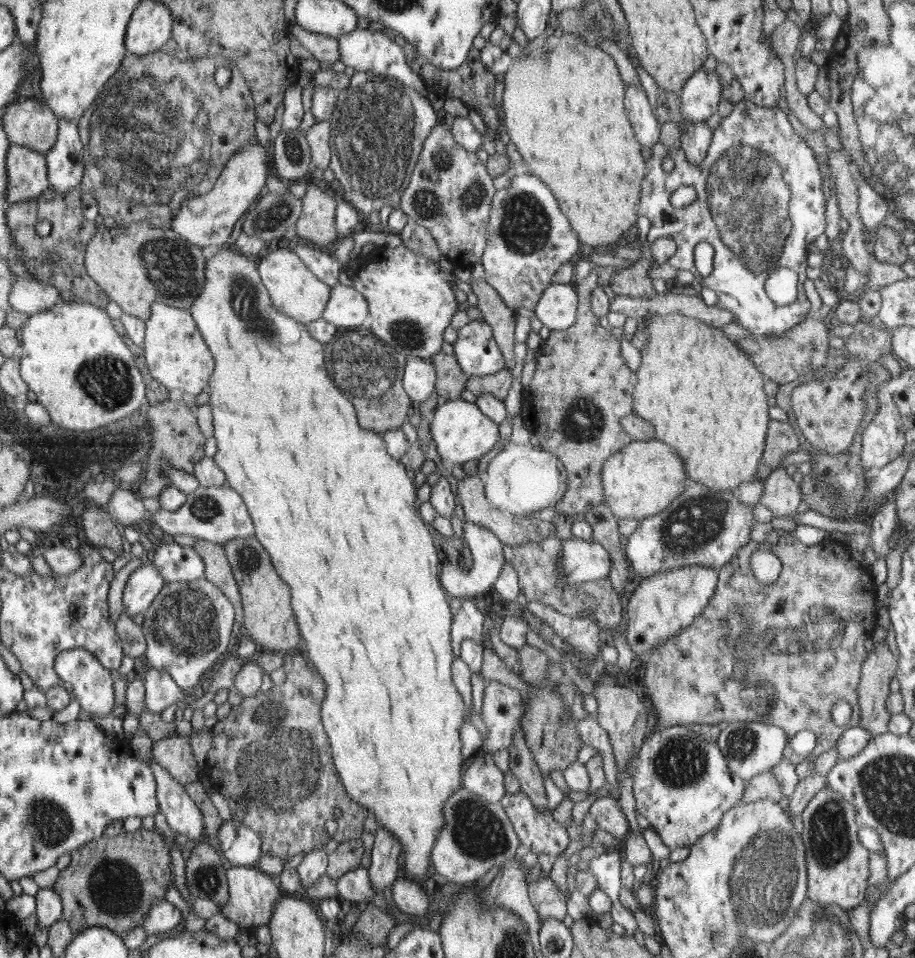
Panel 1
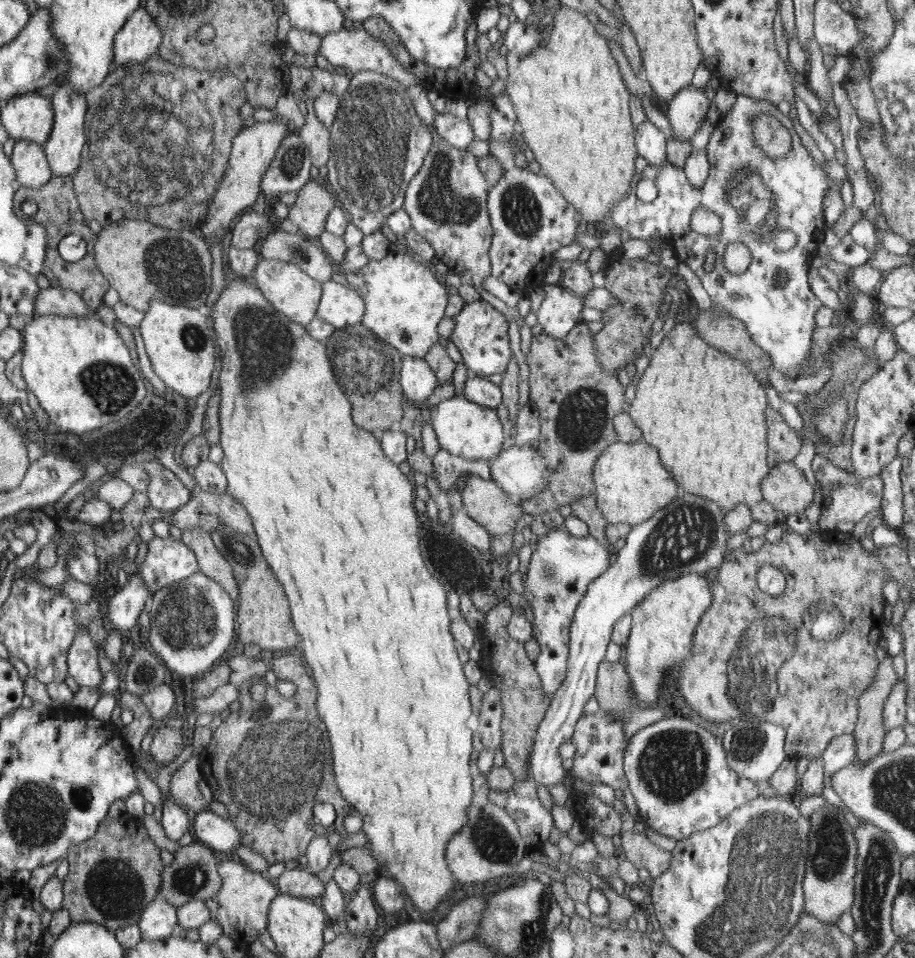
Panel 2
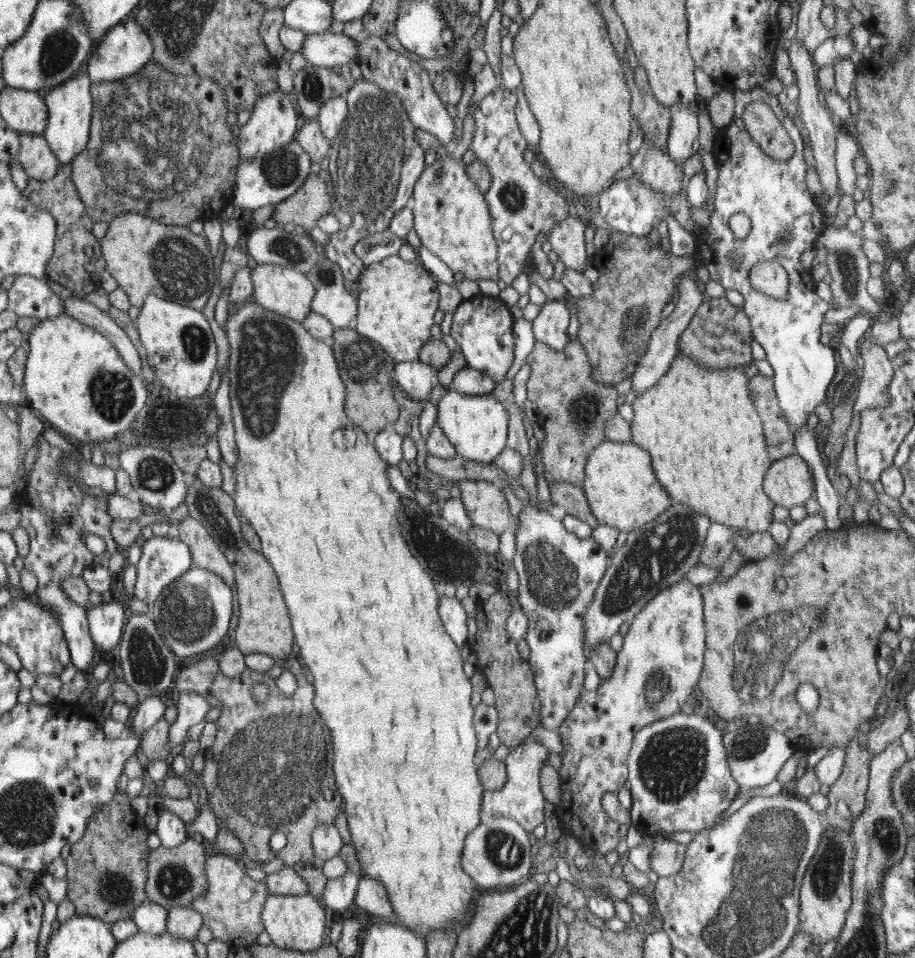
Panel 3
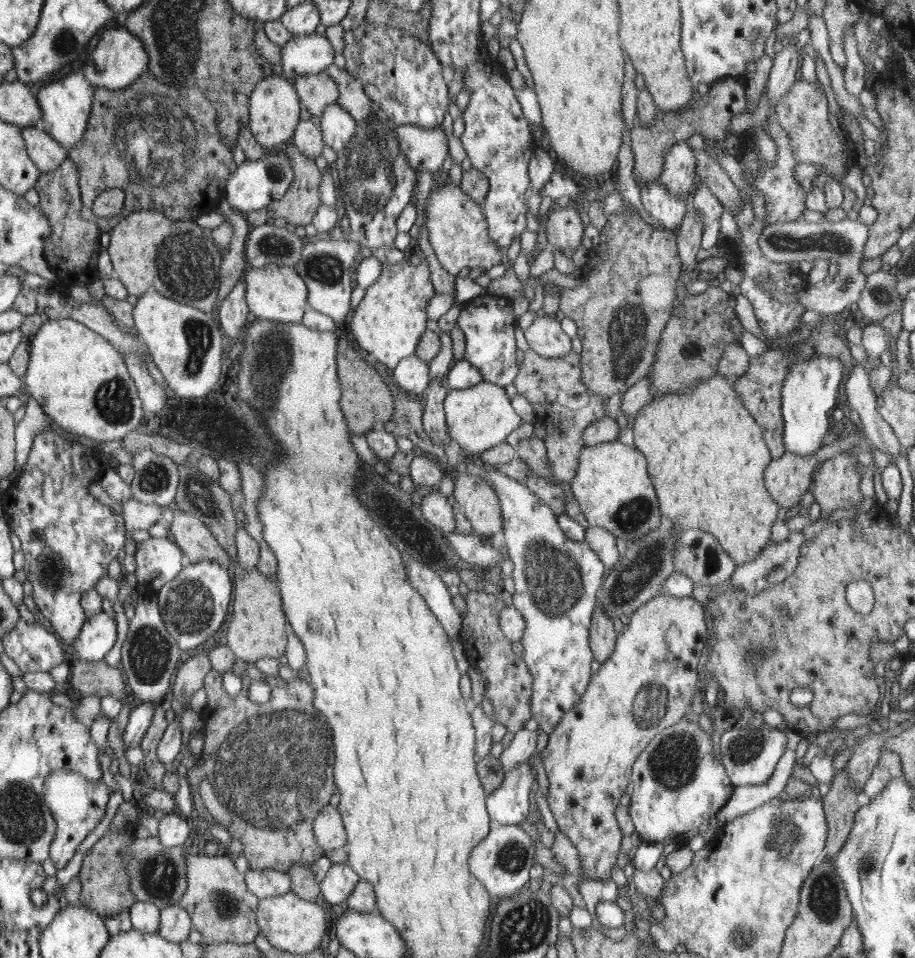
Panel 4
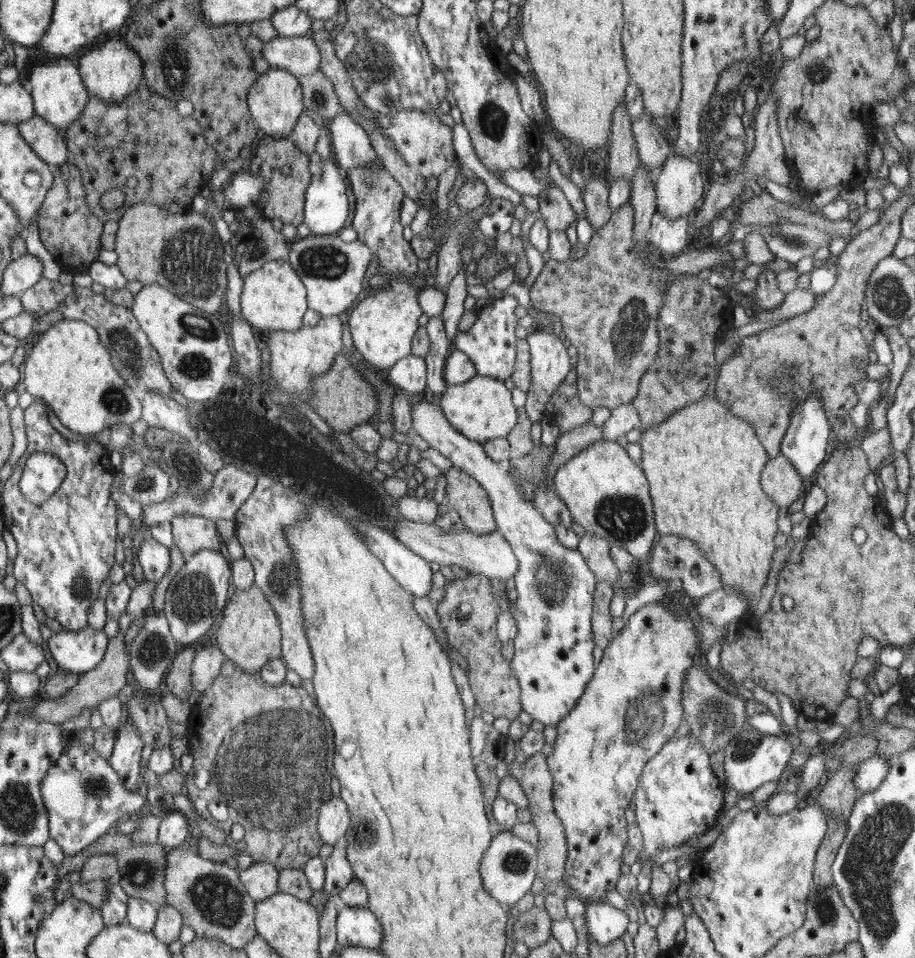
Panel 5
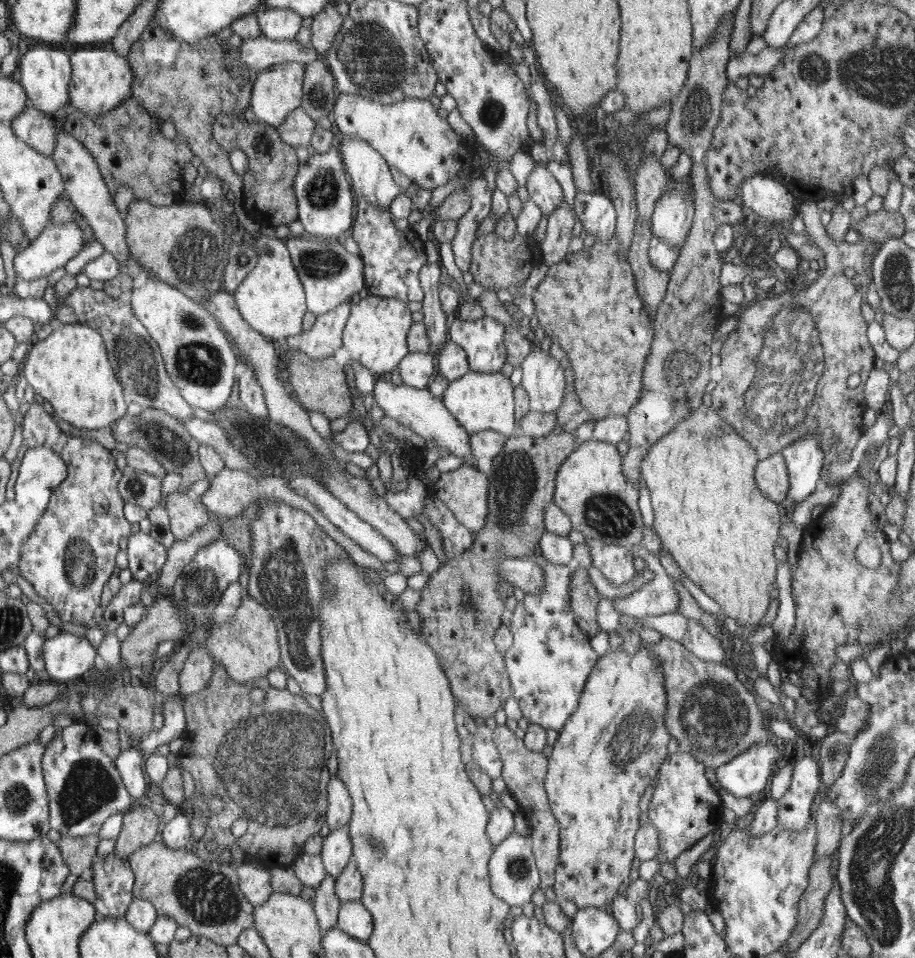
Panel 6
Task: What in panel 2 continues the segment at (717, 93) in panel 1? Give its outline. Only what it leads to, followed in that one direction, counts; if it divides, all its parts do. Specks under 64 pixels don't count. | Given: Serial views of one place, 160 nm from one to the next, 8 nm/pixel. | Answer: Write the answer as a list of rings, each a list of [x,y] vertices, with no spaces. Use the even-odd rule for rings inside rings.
[[[693,83],[682,90],[679,90],[668,101],[667,116],[671,132],[674,137],[680,140],[690,141],[692,136],[696,134],[696,130],[703,125],[706,120],[706,112],[708,112],[708,98],[698,86]]]

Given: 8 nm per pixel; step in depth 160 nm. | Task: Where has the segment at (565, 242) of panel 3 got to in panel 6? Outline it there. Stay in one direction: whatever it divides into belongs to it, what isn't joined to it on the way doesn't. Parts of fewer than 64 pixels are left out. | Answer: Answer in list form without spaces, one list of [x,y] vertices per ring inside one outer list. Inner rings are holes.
[[[545,165],[536,166],[525,184],[530,198],[540,207],[542,214],[552,216],[556,207],[564,201],[562,187]]]

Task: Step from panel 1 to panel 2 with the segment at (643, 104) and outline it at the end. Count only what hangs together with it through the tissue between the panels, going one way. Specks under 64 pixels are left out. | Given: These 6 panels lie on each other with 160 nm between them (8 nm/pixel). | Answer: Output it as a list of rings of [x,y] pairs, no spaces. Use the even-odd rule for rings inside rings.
[[[645,120],[636,129],[636,146],[646,162],[652,166],[663,166],[667,162],[666,136],[658,127]]]

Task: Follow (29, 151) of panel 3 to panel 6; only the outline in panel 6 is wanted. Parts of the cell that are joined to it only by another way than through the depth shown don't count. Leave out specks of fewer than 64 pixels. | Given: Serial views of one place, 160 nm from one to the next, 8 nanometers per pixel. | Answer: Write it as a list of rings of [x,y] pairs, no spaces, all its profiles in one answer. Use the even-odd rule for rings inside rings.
[[[28,103],[26,110],[13,118],[10,125],[22,142],[42,154],[53,156],[58,136],[54,122],[46,116],[46,113]]]

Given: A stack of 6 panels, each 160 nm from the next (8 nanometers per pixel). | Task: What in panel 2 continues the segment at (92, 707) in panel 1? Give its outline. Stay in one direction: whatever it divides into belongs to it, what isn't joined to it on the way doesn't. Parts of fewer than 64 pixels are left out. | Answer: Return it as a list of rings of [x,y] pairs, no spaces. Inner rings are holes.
[[[88,631],[80,632],[67,653],[67,674],[80,686],[98,689],[102,682],[102,672],[98,670],[97,642]]]

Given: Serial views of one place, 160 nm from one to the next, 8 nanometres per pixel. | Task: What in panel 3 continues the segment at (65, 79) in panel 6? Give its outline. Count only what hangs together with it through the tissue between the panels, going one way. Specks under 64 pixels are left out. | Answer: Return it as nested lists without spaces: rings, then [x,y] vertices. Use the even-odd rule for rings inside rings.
[[[82,73],[63,85],[53,87],[45,96],[49,118],[43,137],[51,143],[51,149],[60,159],[61,164],[71,163],[78,154],[87,148],[88,132],[91,132],[90,116],[92,114],[92,97],[90,96],[90,80]]]

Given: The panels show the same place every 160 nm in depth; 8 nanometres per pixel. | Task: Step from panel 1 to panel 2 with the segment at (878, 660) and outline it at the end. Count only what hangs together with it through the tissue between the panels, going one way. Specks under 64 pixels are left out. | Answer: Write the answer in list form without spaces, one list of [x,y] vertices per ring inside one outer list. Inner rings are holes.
[[[888,658],[879,663],[873,683],[858,699],[858,721],[853,731],[858,763],[872,761],[883,750],[886,738],[884,704],[899,680],[892,660]]]

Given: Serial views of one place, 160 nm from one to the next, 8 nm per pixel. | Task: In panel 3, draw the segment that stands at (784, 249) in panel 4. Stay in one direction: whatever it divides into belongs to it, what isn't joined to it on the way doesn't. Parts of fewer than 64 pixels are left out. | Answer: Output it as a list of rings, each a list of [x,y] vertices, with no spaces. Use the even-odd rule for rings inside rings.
[[[826,227],[824,234],[815,242],[815,249],[824,247],[828,255],[827,264],[829,274],[832,275],[830,290],[832,291],[832,301],[838,306],[856,306],[861,308],[862,312],[872,315],[878,302],[867,292],[867,283],[871,278],[869,271],[869,262],[862,250],[863,236],[850,232],[847,227],[836,228]]]

